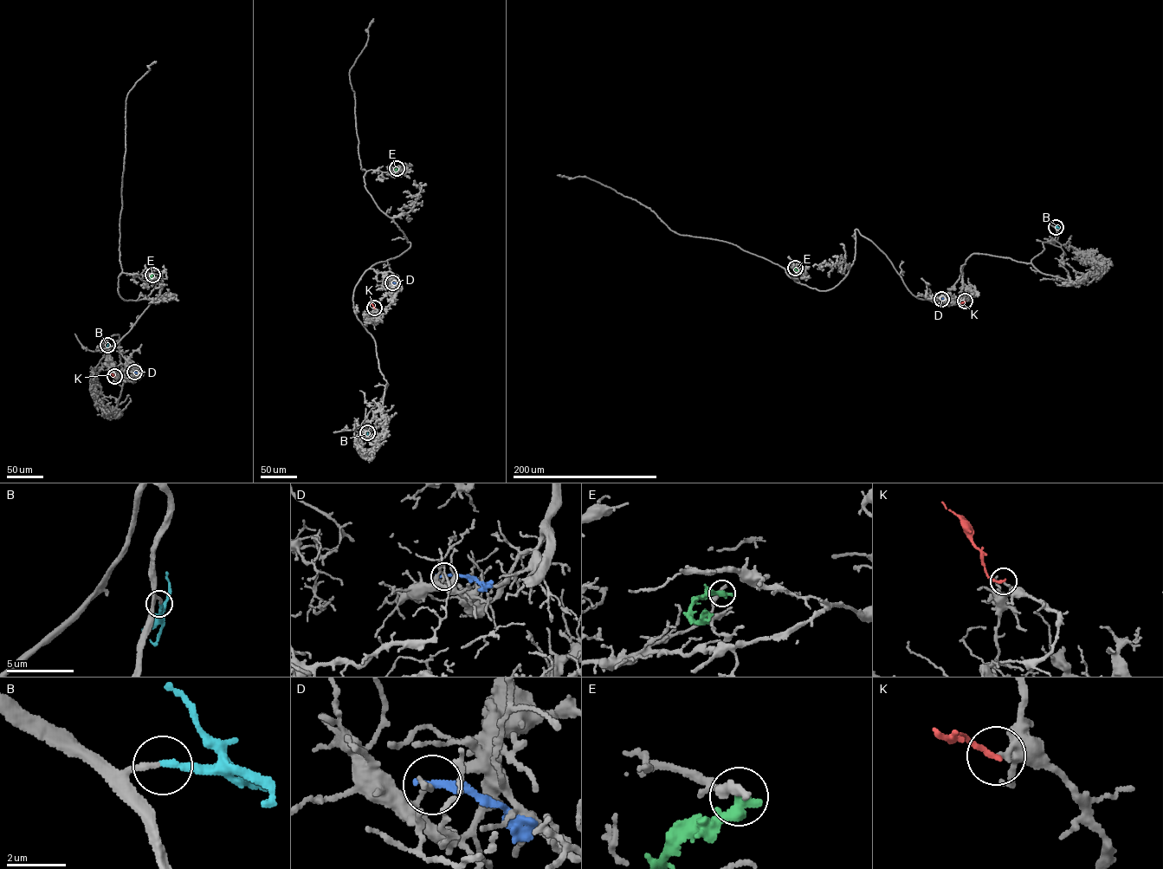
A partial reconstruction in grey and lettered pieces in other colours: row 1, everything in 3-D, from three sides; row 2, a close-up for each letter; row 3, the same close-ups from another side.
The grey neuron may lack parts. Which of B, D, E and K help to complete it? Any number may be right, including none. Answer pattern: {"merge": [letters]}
{"merge": ["B"]}

